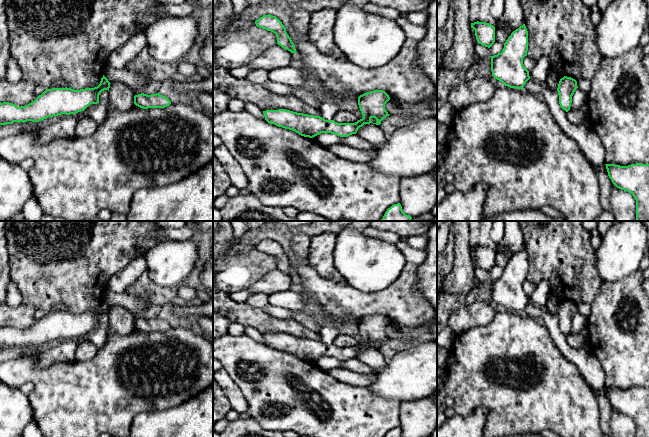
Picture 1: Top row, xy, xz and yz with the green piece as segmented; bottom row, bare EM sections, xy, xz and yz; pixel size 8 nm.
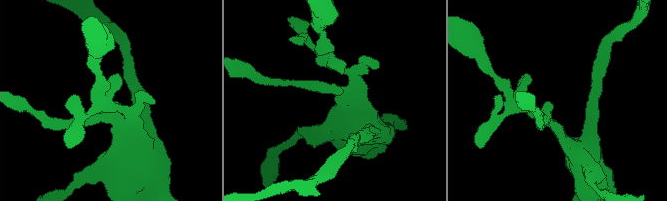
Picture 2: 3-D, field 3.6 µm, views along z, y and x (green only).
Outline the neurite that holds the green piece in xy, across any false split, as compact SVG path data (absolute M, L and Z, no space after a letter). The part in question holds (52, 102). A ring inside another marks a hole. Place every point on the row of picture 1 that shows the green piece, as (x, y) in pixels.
M103 75L100 84L94 88L74 90L71 88L46 89L34 101L17 107L13 103L0 102L0 125L14 122L39 122L61 114L76 114L90 104L99 103L99 95L110 88L110 82Z

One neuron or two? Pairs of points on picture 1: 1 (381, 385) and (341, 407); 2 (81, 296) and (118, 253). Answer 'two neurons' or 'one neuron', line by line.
1: two neurons
2: one neuron

